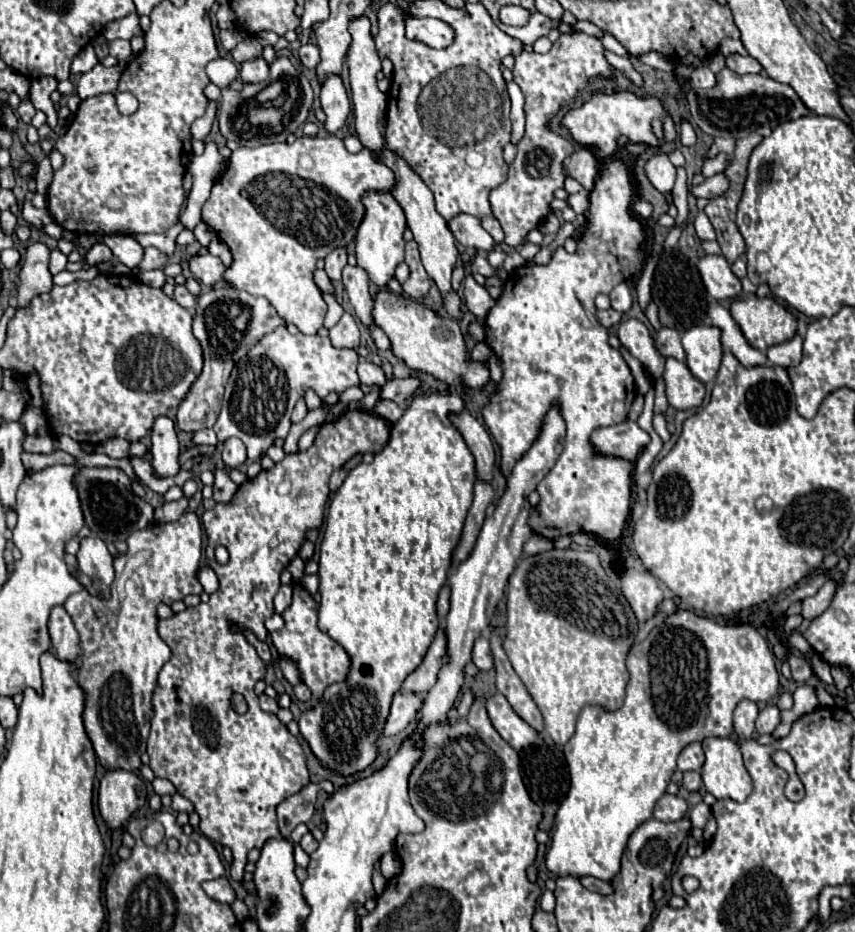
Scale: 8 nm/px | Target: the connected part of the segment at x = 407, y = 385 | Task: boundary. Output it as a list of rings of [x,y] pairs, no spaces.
[[[404,377],[404,379],[394,379],[394,381],[388,381],[384,387],[382,387],[382,393],[380,397],[382,399],[392,399],[396,401],[398,405],[406,407],[408,401],[412,399],[412,395],[422,387],[422,381],[418,377]]]

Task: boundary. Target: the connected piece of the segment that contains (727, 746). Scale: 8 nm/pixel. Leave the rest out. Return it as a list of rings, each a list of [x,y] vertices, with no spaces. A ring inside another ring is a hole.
[[[704,739],[702,749],[706,763],[702,767],[702,779],[706,791],[716,799],[746,801],[752,793],[752,779],[742,763],[742,753],[732,739]]]

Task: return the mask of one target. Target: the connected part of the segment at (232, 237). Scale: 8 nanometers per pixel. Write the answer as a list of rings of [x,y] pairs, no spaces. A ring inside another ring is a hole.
[[[336,135],[300,137],[292,145],[272,143],[256,149],[240,147],[232,151],[224,175],[202,205],[202,221],[230,247],[234,261],[224,273],[224,281],[250,295],[266,297],[286,323],[294,323],[302,333],[314,335],[322,327],[326,315],[326,303],[312,279],[316,261],[334,249],[346,247],[356,237],[358,225],[366,213],[362,193],[392,193],[394,185],[394,173],[384,163],[376,163],[366,147],[360,153],[348,153],[344,141]]]

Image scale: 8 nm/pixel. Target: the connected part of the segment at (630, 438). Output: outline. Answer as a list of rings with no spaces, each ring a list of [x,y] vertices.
[[[624,421],[612,427],[596,429],[592,433],[592,445],[606,455],[624,457],[636,461],[638,453],[650,443],[650,435],[638,427],[636,421]]]

